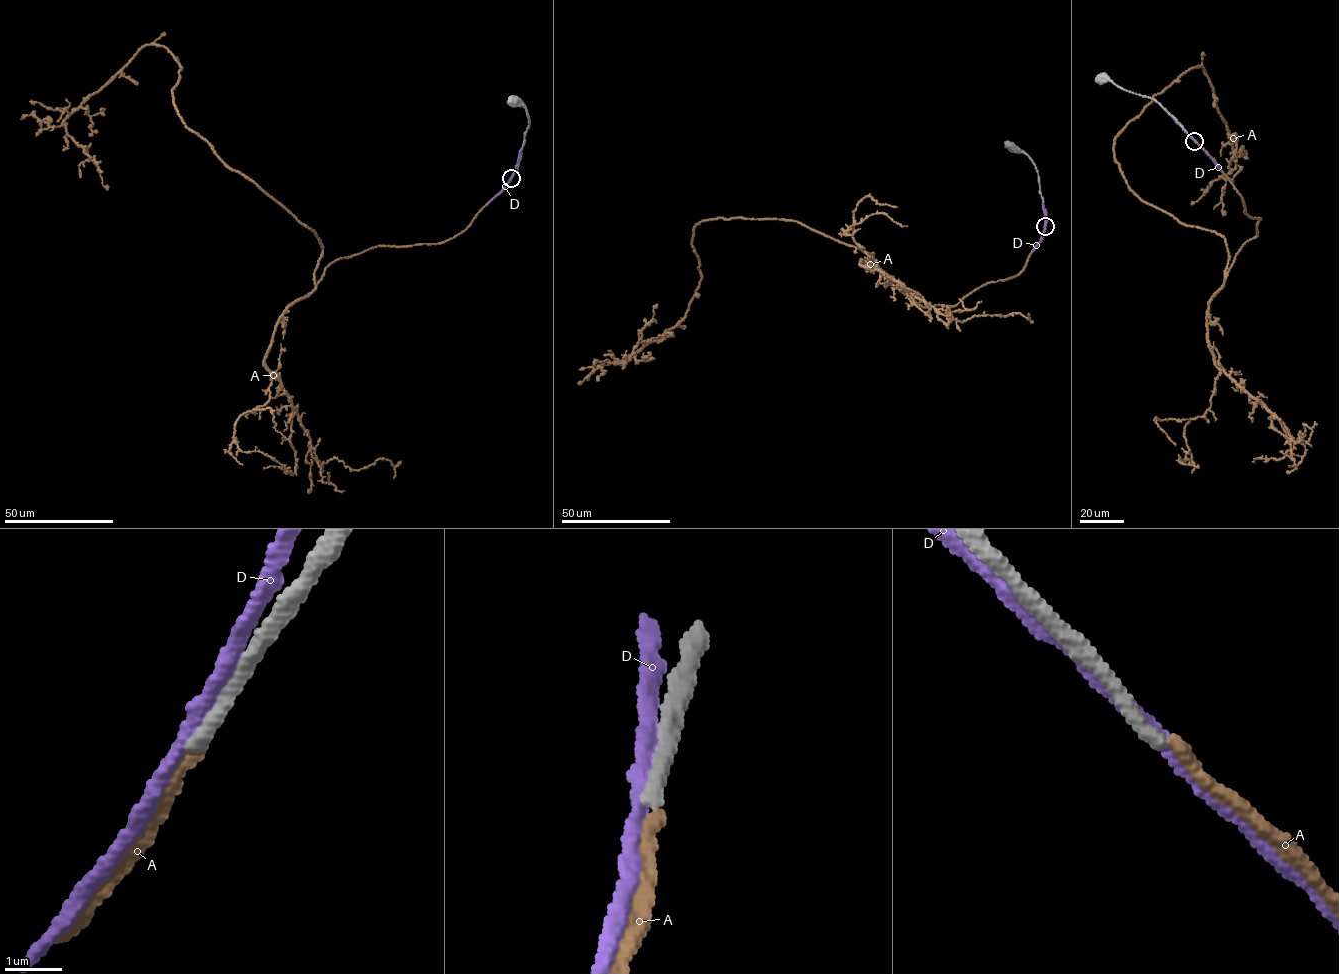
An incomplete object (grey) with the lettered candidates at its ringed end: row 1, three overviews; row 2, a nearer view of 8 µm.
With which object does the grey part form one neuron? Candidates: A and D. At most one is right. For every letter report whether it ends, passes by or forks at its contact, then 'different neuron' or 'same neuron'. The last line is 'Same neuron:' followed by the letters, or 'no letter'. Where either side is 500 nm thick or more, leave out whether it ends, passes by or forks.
A: it ends; different neuron
D: it passes by; different neuron
Same neuron: no letter

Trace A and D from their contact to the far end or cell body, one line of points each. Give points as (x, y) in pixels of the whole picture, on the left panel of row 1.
A: (511, 178), (455, 236), (339, 258), (316, 285), (315, 232), (185, 125), (155, 44), (64, 122), (108, 186)
D: (512, 176), (483, 207)

